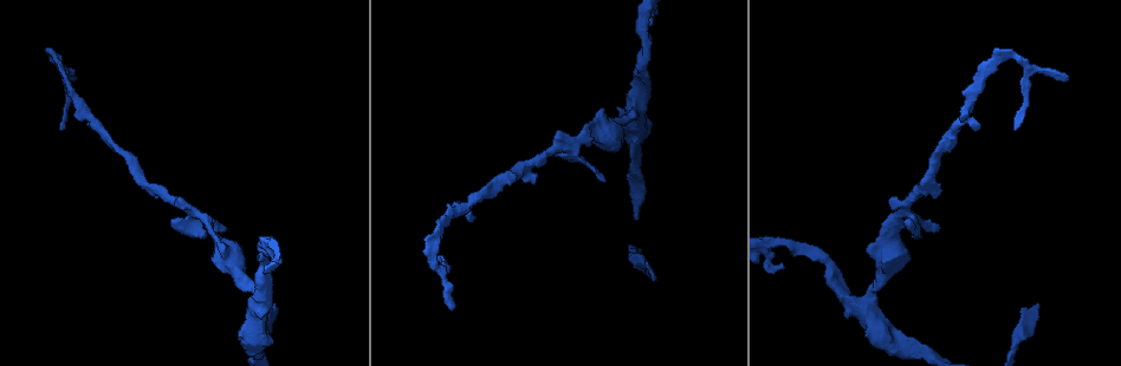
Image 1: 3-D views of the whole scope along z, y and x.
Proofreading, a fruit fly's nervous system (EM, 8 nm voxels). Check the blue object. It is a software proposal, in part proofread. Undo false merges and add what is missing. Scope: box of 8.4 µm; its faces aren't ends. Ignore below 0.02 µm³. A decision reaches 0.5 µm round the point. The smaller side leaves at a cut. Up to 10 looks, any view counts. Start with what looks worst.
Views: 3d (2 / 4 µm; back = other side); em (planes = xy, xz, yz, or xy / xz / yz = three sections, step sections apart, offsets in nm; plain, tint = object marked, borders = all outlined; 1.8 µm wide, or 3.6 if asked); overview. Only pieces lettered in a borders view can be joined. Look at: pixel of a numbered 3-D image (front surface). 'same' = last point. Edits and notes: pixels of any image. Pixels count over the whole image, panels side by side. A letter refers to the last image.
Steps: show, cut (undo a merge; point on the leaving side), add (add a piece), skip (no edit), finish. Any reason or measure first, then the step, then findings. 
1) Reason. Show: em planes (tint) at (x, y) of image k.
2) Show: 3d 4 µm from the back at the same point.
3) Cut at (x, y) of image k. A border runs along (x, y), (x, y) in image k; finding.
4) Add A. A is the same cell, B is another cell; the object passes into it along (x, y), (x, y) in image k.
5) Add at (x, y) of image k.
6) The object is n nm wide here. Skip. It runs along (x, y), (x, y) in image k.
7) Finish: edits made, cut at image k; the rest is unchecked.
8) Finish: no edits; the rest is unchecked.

Show: 3d 4 µm at (197, 214) of image 1.

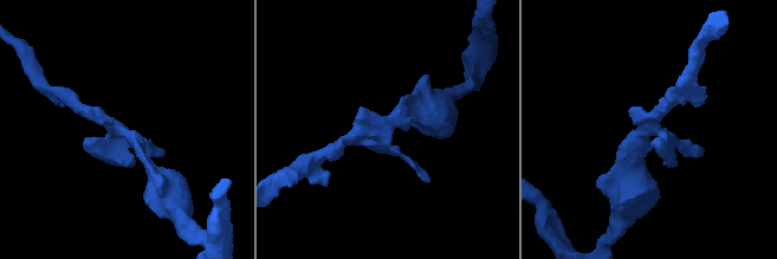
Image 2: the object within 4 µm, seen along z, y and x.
Show: em planes (borders) at (387, 127) of image 2.

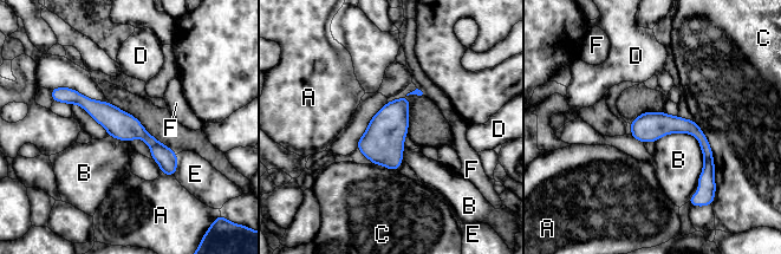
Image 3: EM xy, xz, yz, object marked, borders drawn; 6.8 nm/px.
Skip. A, B, C, D, E and F are other cells; it runs along (66, 90), (140, 131), (173, 171) in image 3; one neuron here.

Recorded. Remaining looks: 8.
Free end. Show: 3d 4 µm at (781, 264) of image 1.

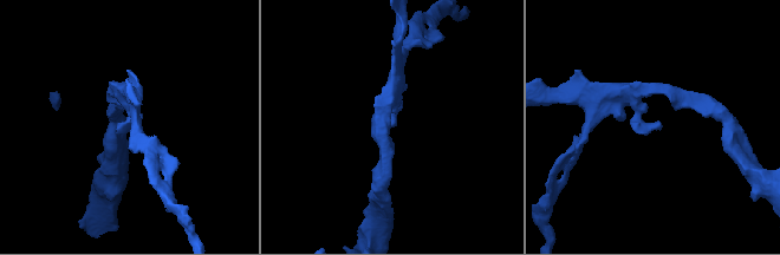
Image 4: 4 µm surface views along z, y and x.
Need the tissue. Show: em xz step 8 (borders) at (657, 122) of image 4.

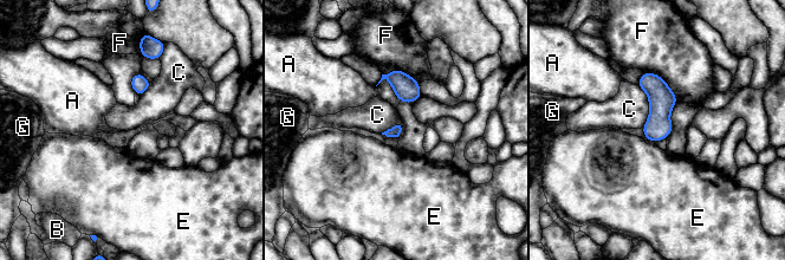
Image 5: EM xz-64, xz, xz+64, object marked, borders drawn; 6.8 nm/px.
Skip. A, B, C, E, F and G are other cells; a border runs along (636, 84), (649, 106), (642, 128) in image 5; none of them fits.

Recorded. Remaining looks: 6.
Abrupt turn. Show: em xy step 4 (tint) at (53, 56) of image 1.

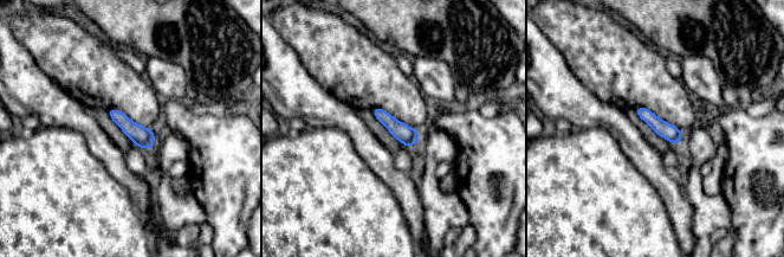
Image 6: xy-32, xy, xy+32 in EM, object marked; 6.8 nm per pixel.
Cut it another way. Show: em xz step 16 (borders) at the same point.

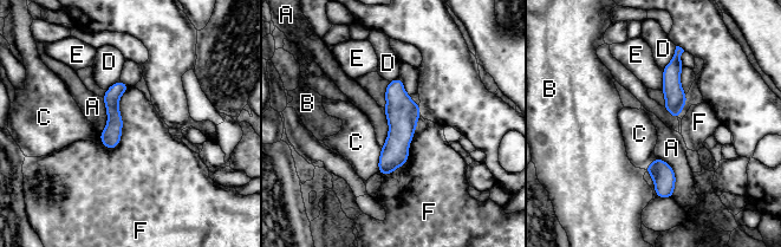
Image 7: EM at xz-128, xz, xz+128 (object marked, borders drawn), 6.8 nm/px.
Skip. A, B, C, D, E and F are other cells; it runs along (398, 82), (398, 141), (383, 171) in image 7; one neuron here.

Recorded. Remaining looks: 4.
An open end. Show: em xz step 4 (borders) at (975, 128) of image 1.

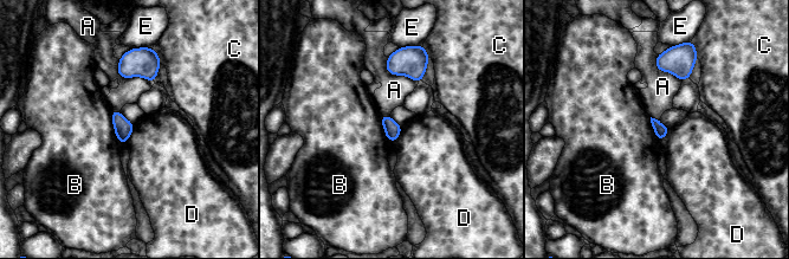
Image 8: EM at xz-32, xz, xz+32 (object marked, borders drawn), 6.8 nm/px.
Skip. A, B, C, D and E are other cells; a border runs along (110, 110), (115, 137), (123, 146) in image 8; no lettered piece goes on from it.

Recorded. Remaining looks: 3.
Finish: no edits; the rest is unchecked.

